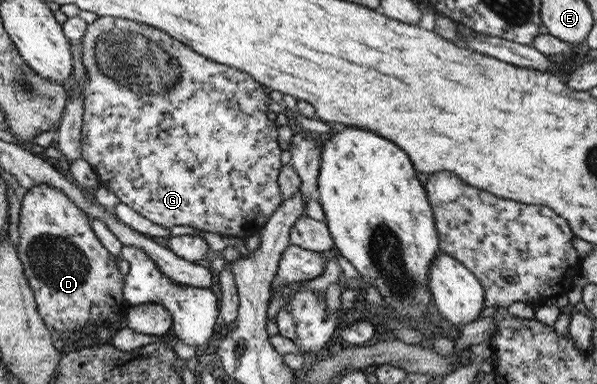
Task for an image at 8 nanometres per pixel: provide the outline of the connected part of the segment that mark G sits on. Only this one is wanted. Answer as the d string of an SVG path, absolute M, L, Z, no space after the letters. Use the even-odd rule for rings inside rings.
M98 16L88 24L86 32L80 39L82 44L82 63L87 69L88 81L83 85L83 125L81 126L81 158L91 163L94 172L98 174L100 183L122 203L132 207L142 217L152 223L172 228L173 226L193 227L196 231L204 230L224 236L247 238L251 240L270 217L278 210L282 201L281 185L276 183L280 171L280 147L276 137L276 123L266 117L268 113L268 93L264 87L256 83L256 79L248 73L233 66L210 60L190 48L180 40L170 36L164 30L142 22L127 20L121 17Z

